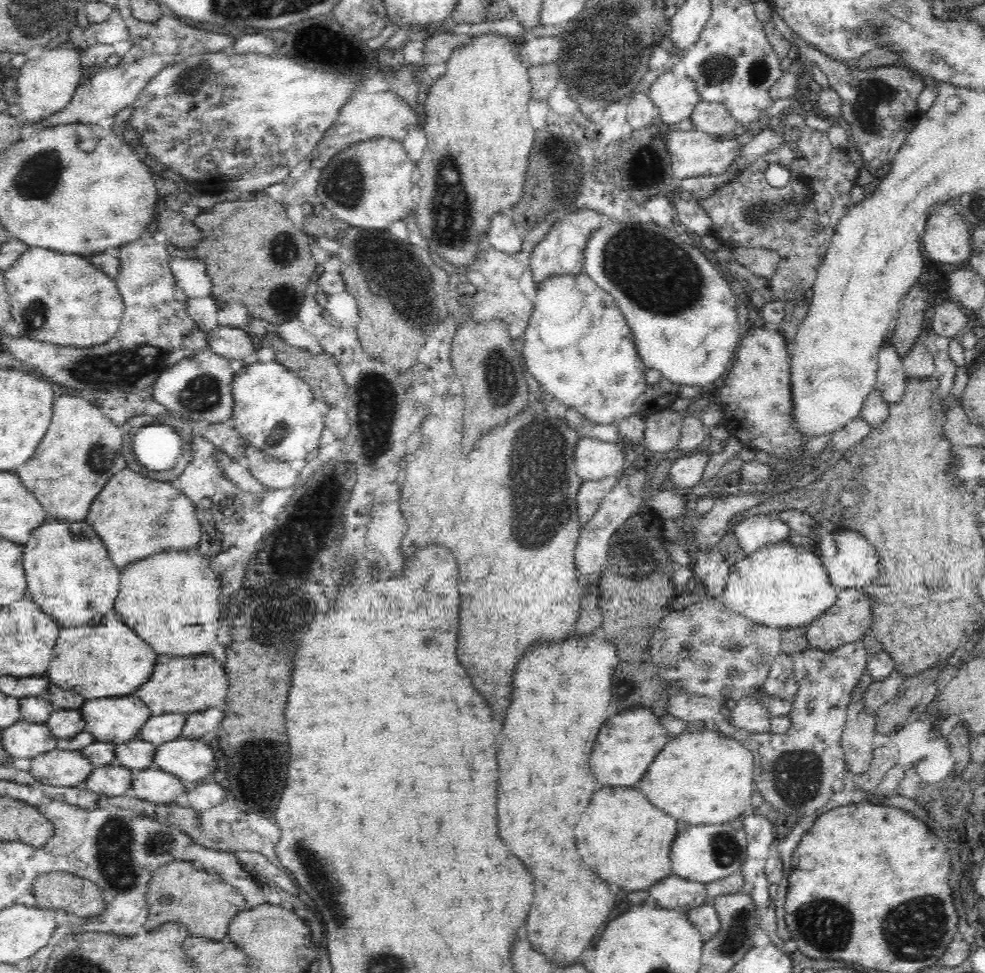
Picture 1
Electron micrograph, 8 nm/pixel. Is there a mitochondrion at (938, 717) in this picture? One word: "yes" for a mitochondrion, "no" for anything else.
no

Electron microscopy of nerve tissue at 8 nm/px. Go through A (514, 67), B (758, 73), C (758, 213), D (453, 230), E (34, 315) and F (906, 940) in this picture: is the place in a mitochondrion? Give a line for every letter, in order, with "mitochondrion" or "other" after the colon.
A: other
B: mitochondrion
C: mitochondrion
D: mitochondrion
E: mitochondrion
F: mitochondrion

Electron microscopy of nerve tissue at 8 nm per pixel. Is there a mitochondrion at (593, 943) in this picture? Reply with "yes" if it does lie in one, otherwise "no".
no

